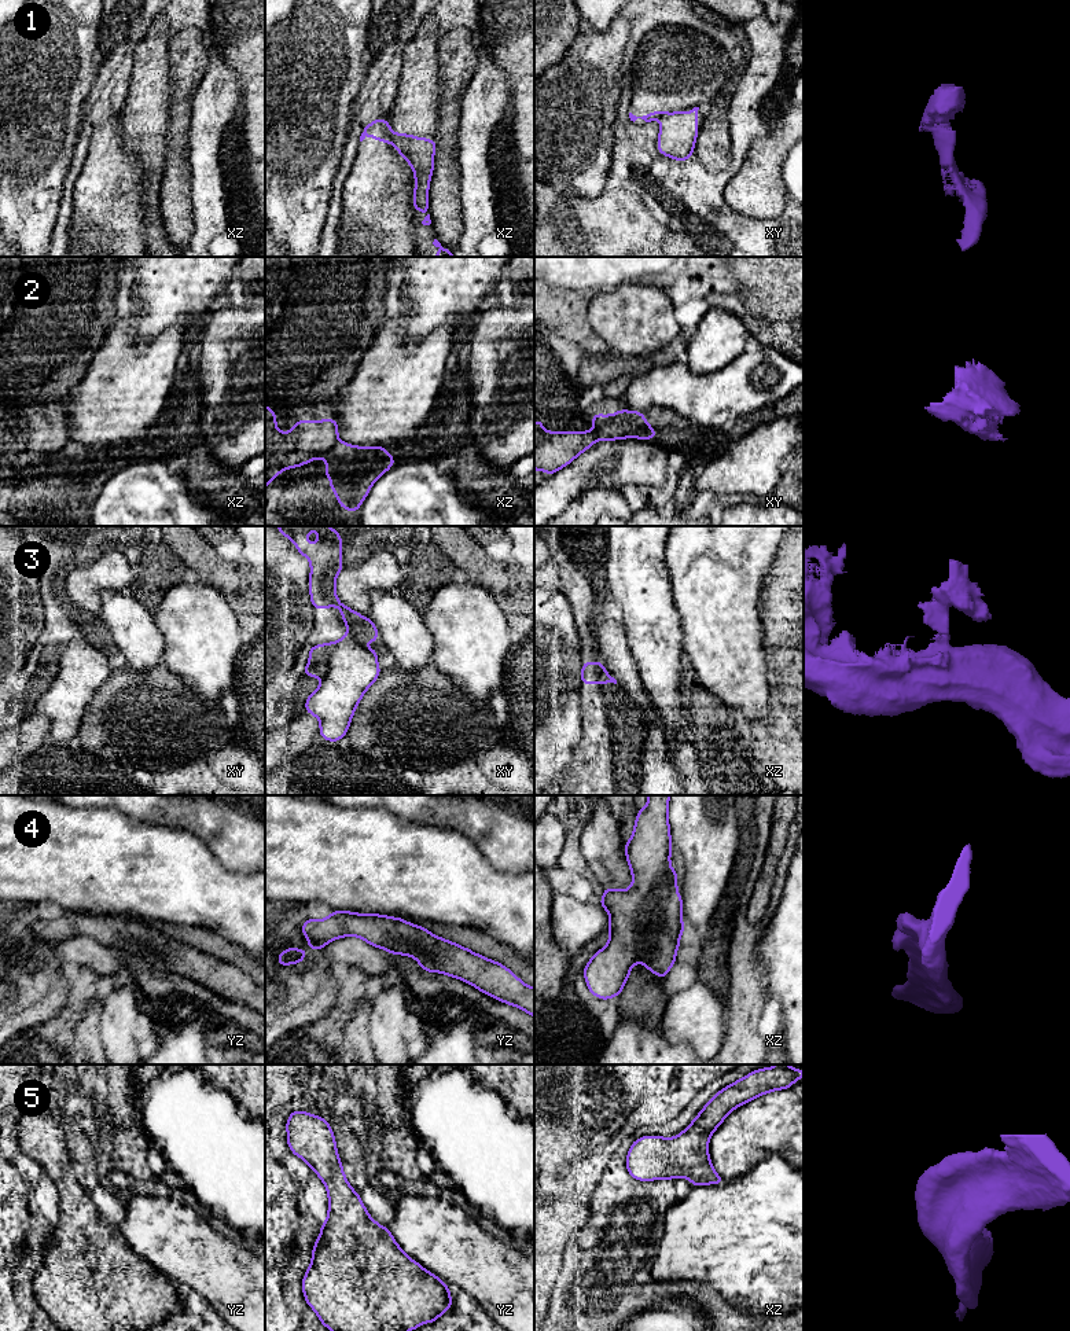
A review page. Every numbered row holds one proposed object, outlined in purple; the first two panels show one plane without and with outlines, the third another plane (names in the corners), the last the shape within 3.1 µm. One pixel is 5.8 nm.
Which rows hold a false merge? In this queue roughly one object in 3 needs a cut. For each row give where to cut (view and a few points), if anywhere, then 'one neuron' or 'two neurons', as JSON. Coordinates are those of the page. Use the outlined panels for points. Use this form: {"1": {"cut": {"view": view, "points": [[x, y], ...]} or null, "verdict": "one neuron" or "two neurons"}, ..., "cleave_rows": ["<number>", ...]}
{"1": {"cut": {"view": "xz", "points": [[393, 133], [396, 143]]}, "verdict": "two neurons"}, "2": {"cut": {"view": "xz", "points": [[338, 441], [322, 456]]}, "verdict": "two neurons"}, "3": {"cut": {"view": "xy", "points": [[339, 603], [338, 606]]}, "verdict": "two neurons"}, "4": {"cut": null, "verdict": "one neuron"}, "5": {"cut": null, "verdict": "one neuron"}, "cleave_rows": ["1", "2", "3"]}

